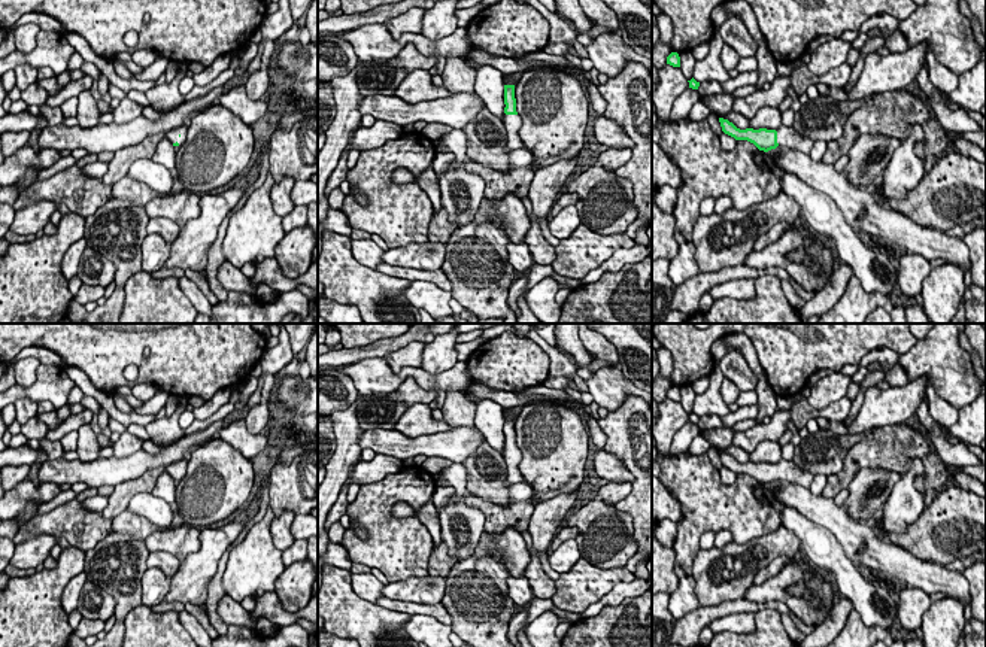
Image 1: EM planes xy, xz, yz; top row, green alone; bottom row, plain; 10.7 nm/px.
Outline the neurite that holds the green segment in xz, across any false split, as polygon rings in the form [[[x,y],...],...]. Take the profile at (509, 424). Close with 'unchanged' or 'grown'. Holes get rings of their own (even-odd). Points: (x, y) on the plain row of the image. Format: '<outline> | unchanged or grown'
[[[504,419],[504,438],[503,458],[506,465],[510,467],[506,485],[522,483],[524,476],[519,471],[522,453],[516,446],[515,419]]] | grown

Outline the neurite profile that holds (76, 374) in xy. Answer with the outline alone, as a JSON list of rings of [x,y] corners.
[[[64,367],[69,377],[81,388],[85,395],[97,400],[97,403],[107,411],[109,417],[118,420],[125,428],[131,423],[146,426],[155,420],[154,414],[122,413],[116,408],[112,394],[98,389],[92,385],[91,379],[78,367]]]

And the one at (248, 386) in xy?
[[[249,376],[246,380],[243,380],[239,385],[240,398],[236,403],[236,408],[243,408],[257,388],[258,388],[258,379],[257,377]]]

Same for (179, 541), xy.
[[[183,523],[173,529],[161,529],[152,532],[145,540],[145,544],[149,552],[166,552],[178,558],[179,562],[183,562],[189,553],[200,550],[200,531],[201,529],[195,526]]]

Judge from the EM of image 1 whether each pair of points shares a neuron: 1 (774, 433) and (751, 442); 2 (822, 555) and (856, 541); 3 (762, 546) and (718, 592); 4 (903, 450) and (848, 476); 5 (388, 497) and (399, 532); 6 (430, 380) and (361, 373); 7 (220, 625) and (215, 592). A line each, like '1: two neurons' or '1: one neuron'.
1: one neuron
2: two neurons
3: one neuron
4: one neuron
5: one neuron
6: one neuron
7: one neuron

